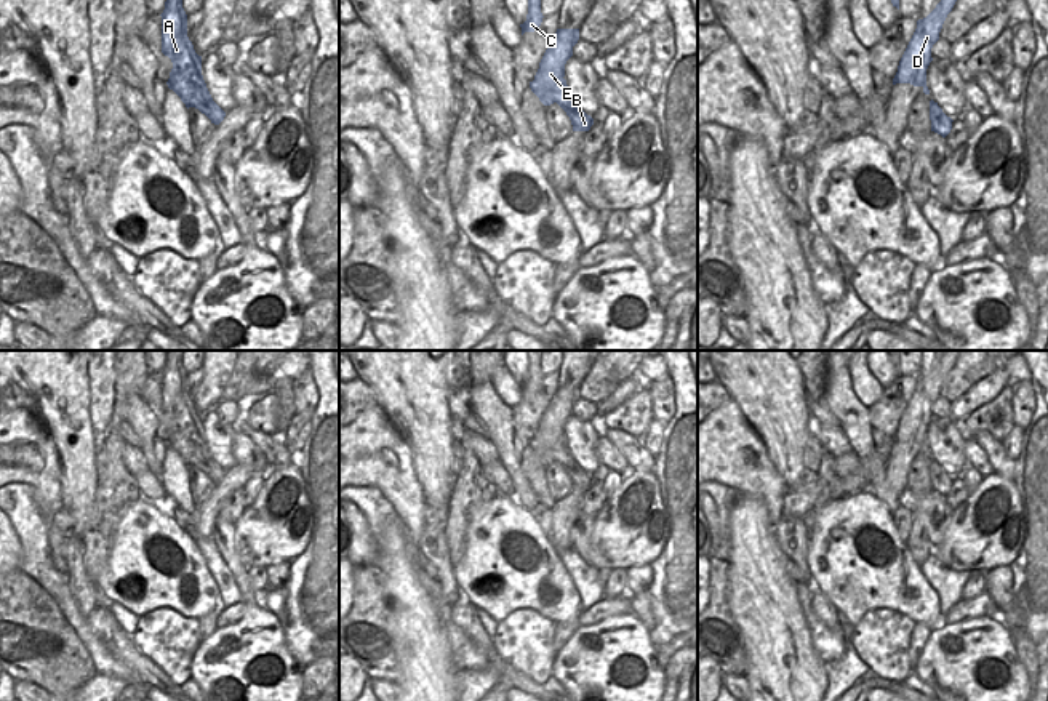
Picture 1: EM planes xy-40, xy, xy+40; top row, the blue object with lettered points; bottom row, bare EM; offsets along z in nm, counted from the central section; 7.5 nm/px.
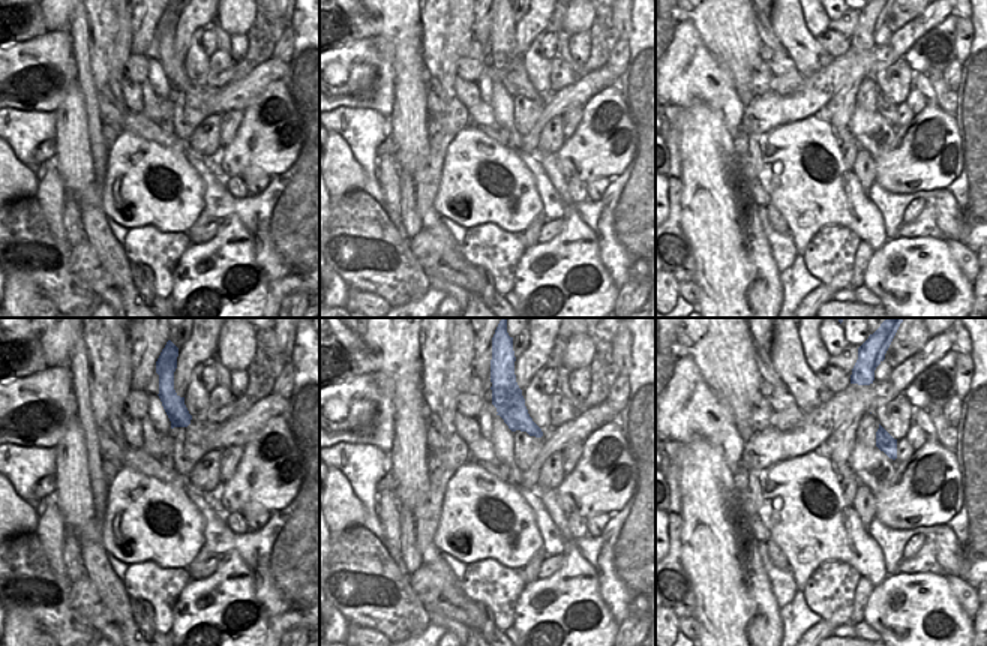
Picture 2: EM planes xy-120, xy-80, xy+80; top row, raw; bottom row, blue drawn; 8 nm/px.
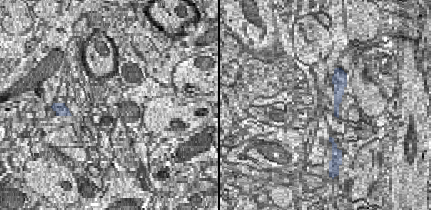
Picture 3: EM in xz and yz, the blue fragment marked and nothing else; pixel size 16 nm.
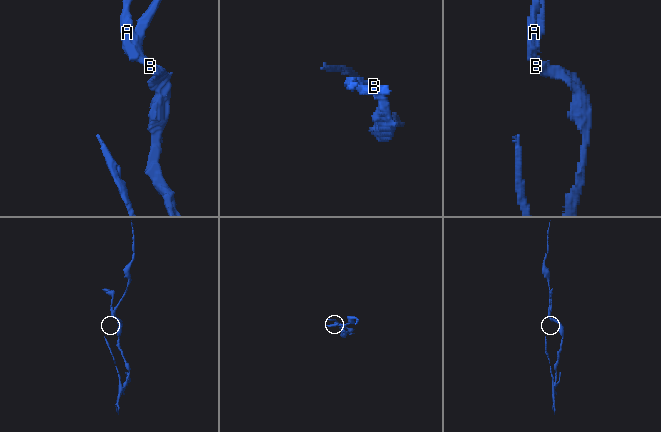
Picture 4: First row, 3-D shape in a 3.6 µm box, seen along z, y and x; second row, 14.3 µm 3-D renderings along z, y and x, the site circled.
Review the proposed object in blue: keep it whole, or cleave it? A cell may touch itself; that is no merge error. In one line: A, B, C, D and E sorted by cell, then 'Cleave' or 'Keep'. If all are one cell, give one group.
Groups: A B C / D E. Cleave.

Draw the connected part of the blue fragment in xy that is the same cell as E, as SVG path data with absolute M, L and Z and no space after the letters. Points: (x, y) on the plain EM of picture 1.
M557 387L549 407L546 408L531 447L544 450L558 447L565 435L565 423L573 415L573 405L579 399L579 387Z

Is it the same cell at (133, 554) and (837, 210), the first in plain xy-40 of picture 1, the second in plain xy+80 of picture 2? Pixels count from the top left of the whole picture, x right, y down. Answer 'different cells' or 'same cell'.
same cell

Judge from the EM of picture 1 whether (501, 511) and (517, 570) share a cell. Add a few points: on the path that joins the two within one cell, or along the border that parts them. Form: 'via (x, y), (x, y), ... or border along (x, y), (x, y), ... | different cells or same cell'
via (501, 525), (500, 552), (503, 557) | same cell

